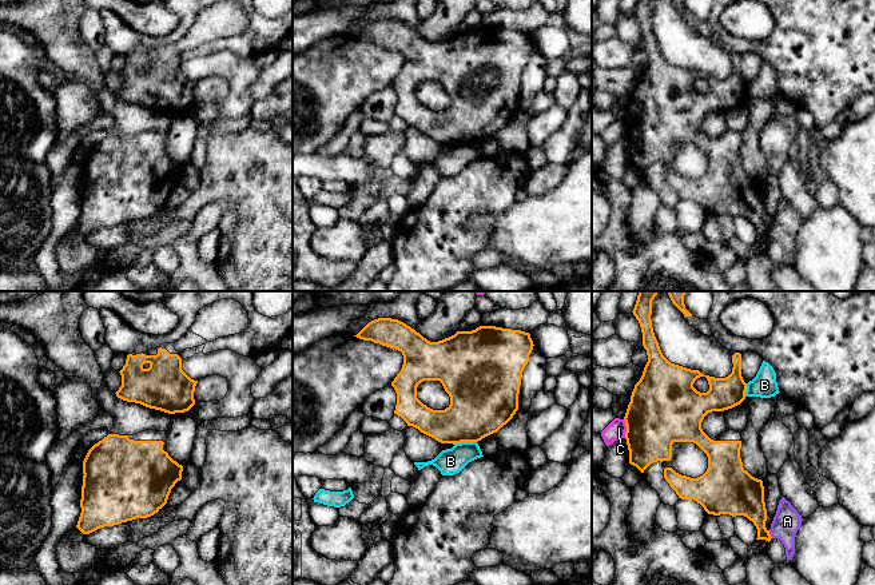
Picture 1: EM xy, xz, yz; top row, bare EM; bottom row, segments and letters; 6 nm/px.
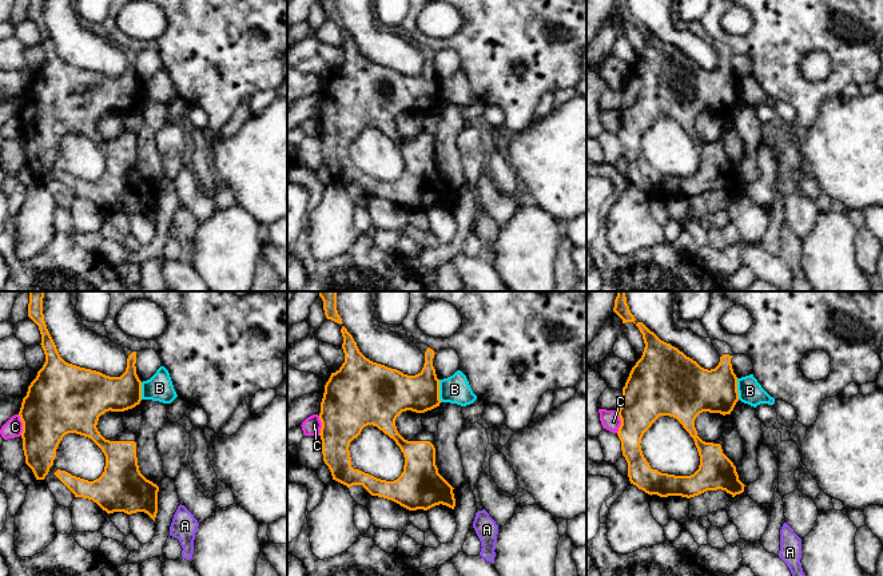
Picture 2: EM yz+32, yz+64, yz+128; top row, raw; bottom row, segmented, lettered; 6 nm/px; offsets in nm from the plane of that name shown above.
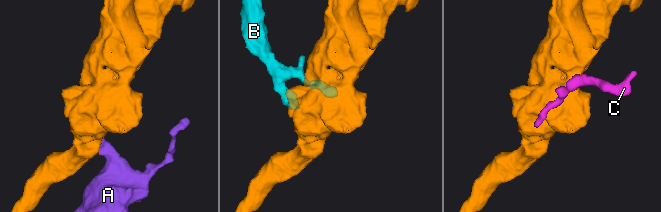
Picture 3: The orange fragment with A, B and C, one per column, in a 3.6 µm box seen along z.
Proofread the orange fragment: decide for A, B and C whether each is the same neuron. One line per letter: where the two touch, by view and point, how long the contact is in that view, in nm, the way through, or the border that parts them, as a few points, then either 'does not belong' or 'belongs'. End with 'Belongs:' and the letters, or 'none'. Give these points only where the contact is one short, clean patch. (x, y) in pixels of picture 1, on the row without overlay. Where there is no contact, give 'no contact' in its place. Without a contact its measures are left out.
A: meets orange in yz at (770, 235); contact 50 nm long; does not belong
B: meets orange in xz at (465, 142); contact 140 nm long; border along xz (476, 142), (461, 142), (454, 146); does not belong
C: meets orange in yz at (627, 130); contact 110 nm long; border along yz (623, 120), (625, 138); does not belong
Belongs: none

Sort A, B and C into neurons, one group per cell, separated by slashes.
A B / C

